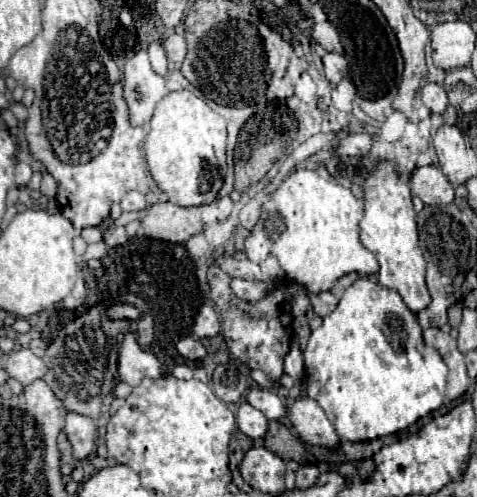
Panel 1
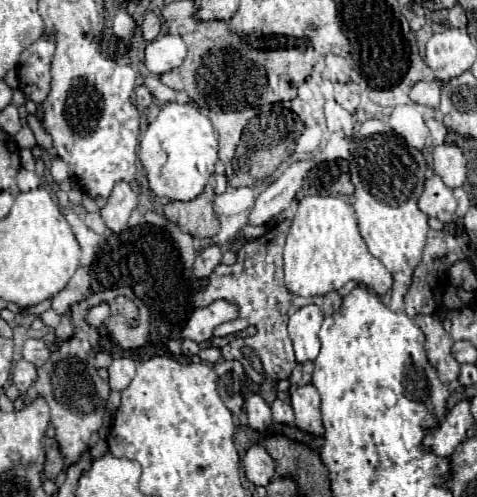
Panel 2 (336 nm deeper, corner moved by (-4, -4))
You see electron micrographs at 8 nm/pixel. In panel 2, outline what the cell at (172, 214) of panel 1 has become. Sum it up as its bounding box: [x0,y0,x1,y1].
[165,186,219,238]

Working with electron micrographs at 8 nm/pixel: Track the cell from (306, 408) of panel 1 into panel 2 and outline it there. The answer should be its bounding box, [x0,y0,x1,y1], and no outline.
[291,384,323,436]

